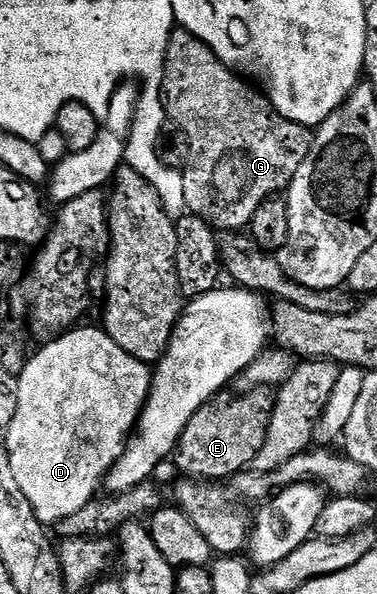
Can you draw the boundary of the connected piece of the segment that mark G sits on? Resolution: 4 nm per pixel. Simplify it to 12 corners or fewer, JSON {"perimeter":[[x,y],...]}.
{"perimeter":[[189,33],[164,110],[187,136],[186,208],[250,226],[312,130]]}

